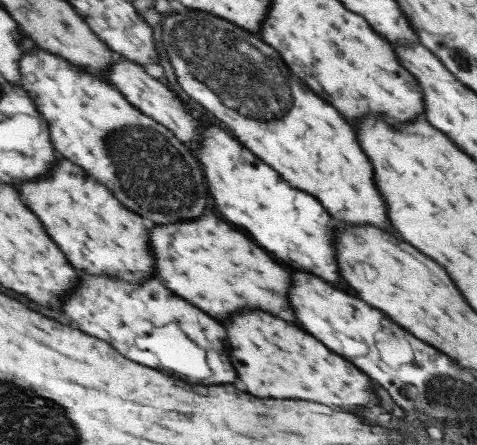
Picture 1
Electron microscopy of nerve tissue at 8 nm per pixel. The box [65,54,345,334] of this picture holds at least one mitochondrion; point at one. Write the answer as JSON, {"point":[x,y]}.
{"point":[122,144]}

